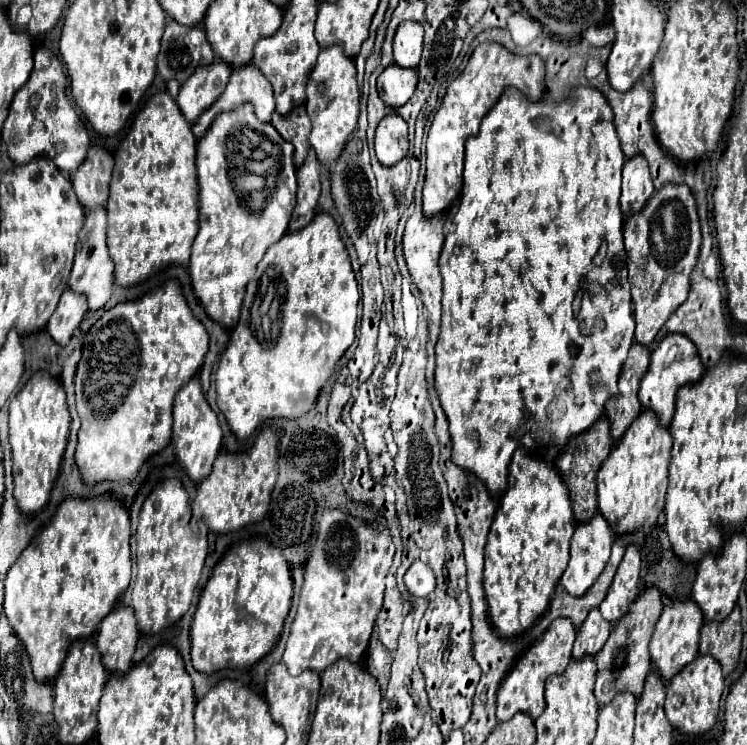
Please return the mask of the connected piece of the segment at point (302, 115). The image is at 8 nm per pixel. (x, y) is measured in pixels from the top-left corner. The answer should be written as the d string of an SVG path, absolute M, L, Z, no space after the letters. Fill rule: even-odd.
M305 105L295 107L289 115L273 113L271 123L281 133L281 137L295 147L293 161L299 167L303 163L305 155L307 155L307 149L309 149L307 137L309 137L309 131L311 131L311 123L309 123L309 115L305 111Z

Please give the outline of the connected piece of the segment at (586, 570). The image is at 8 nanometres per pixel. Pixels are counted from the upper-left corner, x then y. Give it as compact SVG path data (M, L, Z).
M599 511L595 513L595 517L591 517L591 521L579 523L575 527L575 533L571 539L571 559L561 577L561 583L567 593L579 597L593 585L593 581L599 577L603 567L607 565L613 539L615 539L615 533L611 531L611 527L607 527L607 519L603 519L603 515L599 515Z

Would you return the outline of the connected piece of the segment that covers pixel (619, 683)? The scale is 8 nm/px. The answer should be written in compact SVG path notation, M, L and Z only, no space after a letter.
M655 587L643 589L635 603L629 605L629 611L615 623L615 629L611 631L611 637L603 645L603 649L595 655L597 663L597 681L595 681L595 697L599 705L603 707L609 703L619 691L631 691L633 695L641 695L643 681L647 677L647 671L651 671L651 655L649 655L649 641L653 635L653 627L663 611L661 593Z

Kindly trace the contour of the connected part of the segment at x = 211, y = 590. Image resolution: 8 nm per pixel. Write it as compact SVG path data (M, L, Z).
M267 537L241 541L227 549L201 593L191 623L191 659L201 673L243 669L257 663L277 643L289 613L293 581L283 551Z

